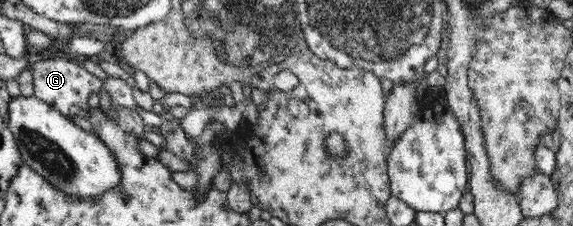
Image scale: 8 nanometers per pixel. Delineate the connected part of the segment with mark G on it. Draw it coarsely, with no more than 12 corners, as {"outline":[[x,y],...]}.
{"outline":[[35,59],[34,97],[88,118],[103,81],[66,59]]}

